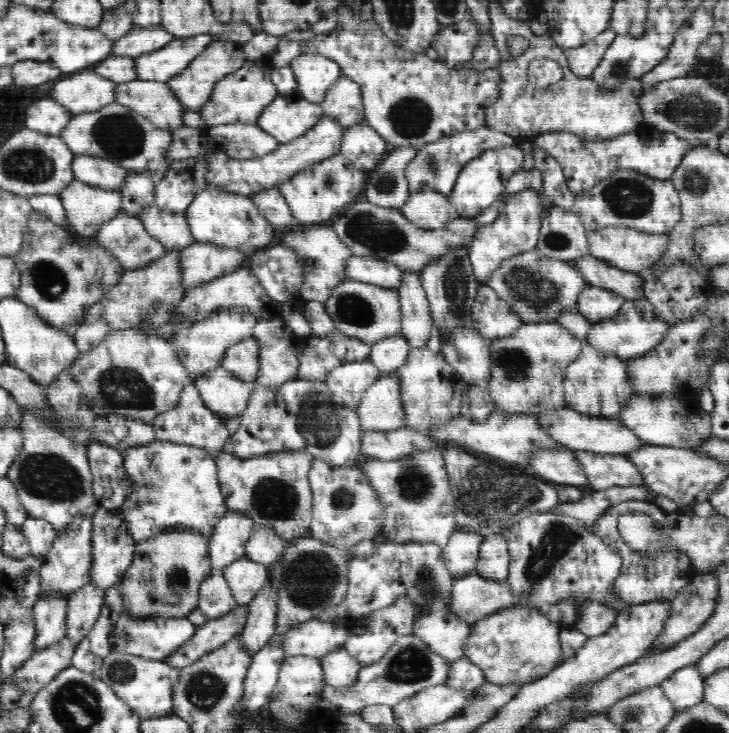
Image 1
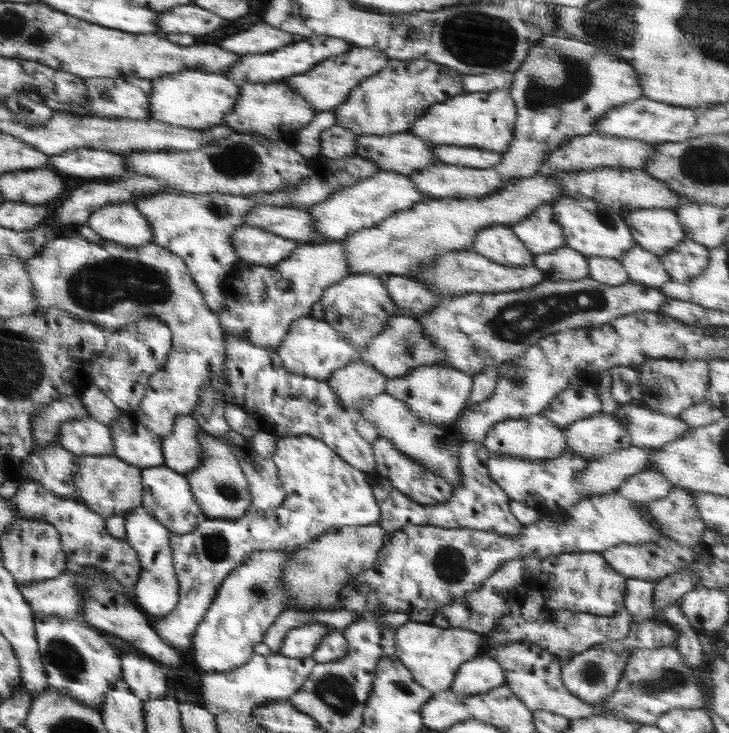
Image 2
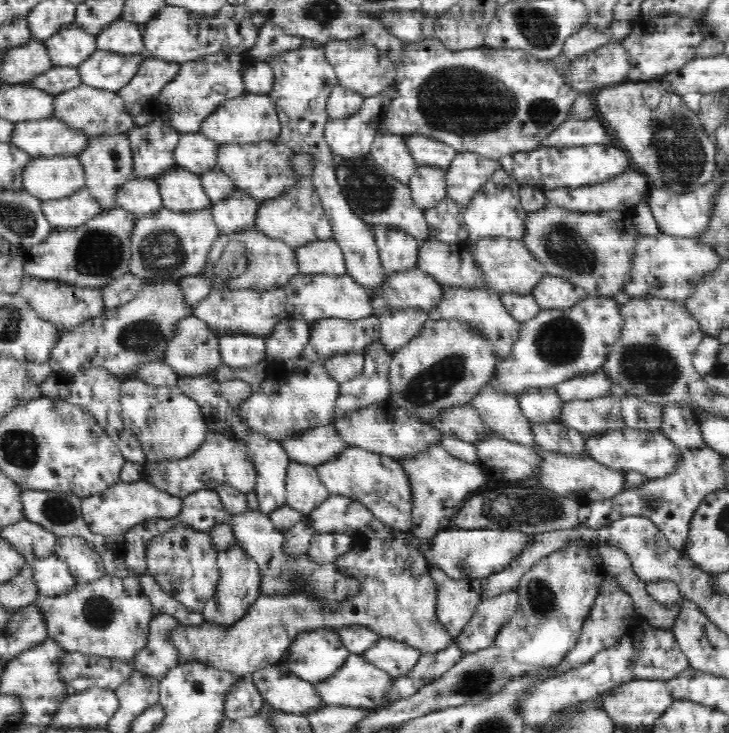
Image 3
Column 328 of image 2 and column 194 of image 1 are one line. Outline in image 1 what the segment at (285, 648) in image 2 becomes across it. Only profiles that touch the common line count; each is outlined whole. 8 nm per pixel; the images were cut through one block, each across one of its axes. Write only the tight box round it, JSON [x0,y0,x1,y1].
[109,613,197,661]

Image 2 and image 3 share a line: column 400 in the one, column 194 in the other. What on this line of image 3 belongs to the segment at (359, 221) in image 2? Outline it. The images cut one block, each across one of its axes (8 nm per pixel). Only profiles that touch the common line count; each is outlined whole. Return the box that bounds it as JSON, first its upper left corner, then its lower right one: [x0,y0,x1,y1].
[152,167,212,212]

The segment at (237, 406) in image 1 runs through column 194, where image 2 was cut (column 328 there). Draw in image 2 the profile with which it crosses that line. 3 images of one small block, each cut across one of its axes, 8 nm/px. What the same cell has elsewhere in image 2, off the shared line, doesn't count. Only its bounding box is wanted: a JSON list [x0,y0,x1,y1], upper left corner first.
[326,359,387,413]

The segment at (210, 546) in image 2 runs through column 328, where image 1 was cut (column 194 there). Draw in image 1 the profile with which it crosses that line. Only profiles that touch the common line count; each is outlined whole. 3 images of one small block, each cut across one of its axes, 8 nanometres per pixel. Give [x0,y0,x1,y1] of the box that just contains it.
[120,441,229,543]

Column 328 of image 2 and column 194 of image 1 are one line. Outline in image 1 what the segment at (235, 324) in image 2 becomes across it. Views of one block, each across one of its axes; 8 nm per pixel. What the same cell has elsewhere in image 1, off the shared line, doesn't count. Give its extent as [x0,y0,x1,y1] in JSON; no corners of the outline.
[179,241,247,293]

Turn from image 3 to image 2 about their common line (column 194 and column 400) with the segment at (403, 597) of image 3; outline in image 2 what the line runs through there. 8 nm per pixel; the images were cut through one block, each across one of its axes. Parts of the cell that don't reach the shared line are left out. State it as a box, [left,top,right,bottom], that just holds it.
[395,622,484,694]

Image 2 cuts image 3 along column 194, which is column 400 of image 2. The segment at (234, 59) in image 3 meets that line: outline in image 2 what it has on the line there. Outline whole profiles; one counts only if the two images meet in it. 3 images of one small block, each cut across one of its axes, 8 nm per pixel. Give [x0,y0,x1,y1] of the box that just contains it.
[331,59,464,136]

